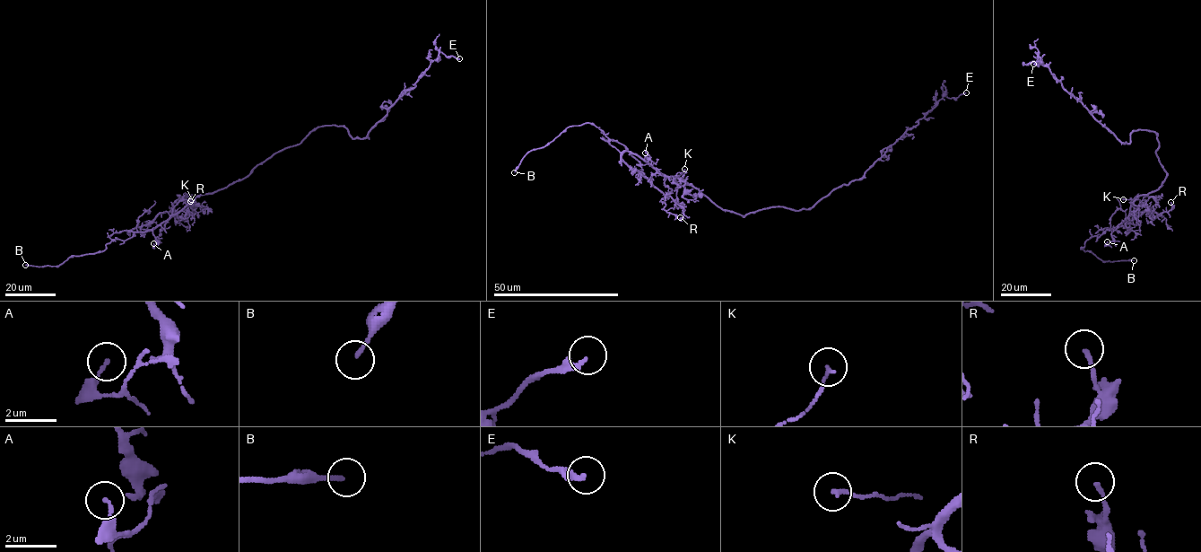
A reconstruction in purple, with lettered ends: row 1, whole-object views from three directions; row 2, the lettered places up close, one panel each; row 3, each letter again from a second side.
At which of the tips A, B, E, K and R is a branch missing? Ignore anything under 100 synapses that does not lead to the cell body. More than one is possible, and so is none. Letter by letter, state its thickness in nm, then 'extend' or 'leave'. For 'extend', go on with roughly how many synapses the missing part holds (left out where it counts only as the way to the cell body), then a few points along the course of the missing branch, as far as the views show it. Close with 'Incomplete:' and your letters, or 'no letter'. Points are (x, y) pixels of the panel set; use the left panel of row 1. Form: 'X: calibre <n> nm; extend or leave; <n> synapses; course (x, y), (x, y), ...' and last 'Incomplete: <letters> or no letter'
A: calibre 100 nm; leave
B: calibre 160 nm; extend; course (25, 265), (11, 266), (14, 268)
E: calibre 260 nm; leave
K: calibre 130 nm; leave
R: calibre 150 nm; leave
Incomplete: B

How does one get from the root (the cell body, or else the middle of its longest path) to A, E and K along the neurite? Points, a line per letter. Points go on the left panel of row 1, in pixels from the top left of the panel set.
A: (257, 166), (247, 176), (221, 189), (197, 196), (161, 223), (152, 230), (158, 245), (154, 247), (153, 243)
E: (257, 166), (321, 127), (343, 126), (352, 138), (364, 138), (440, 52), (459, 58)
K: (257, 166), (245, 177), (221, 189), (199, 195), (180, 210), (172, 213), (180, 200), (191, 199)

